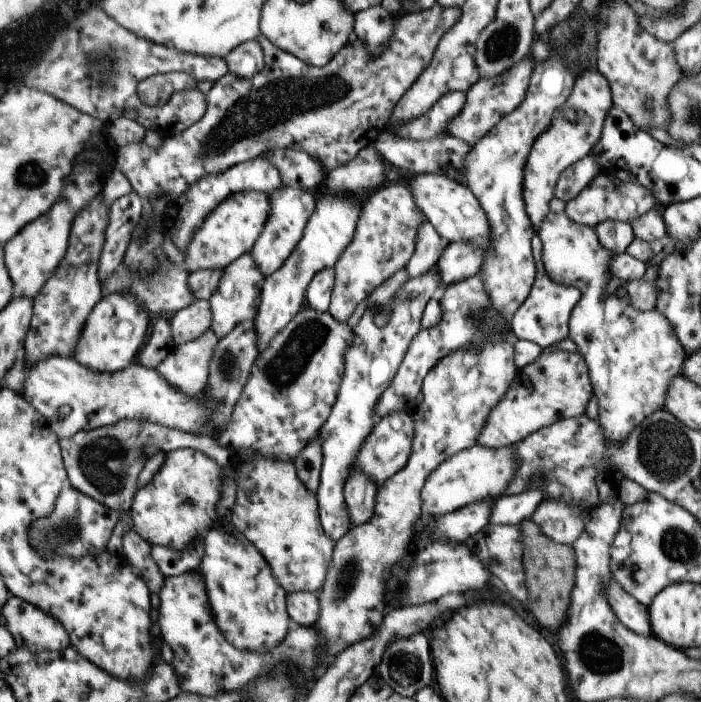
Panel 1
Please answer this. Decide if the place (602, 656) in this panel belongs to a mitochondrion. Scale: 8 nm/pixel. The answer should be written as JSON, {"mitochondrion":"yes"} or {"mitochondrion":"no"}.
{"mitochondrion":"yes"}

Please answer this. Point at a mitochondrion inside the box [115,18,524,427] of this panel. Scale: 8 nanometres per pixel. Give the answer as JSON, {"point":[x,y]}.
{"point":[332,90]}

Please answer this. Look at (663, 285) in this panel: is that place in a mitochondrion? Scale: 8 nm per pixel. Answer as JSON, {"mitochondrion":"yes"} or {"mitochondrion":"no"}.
{"mitochondrion":"no"}

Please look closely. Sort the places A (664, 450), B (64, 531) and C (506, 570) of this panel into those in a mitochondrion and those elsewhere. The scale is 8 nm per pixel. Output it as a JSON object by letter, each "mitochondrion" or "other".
{"A":"mitochondrion","B":"mitochondrion","C":"other"}

